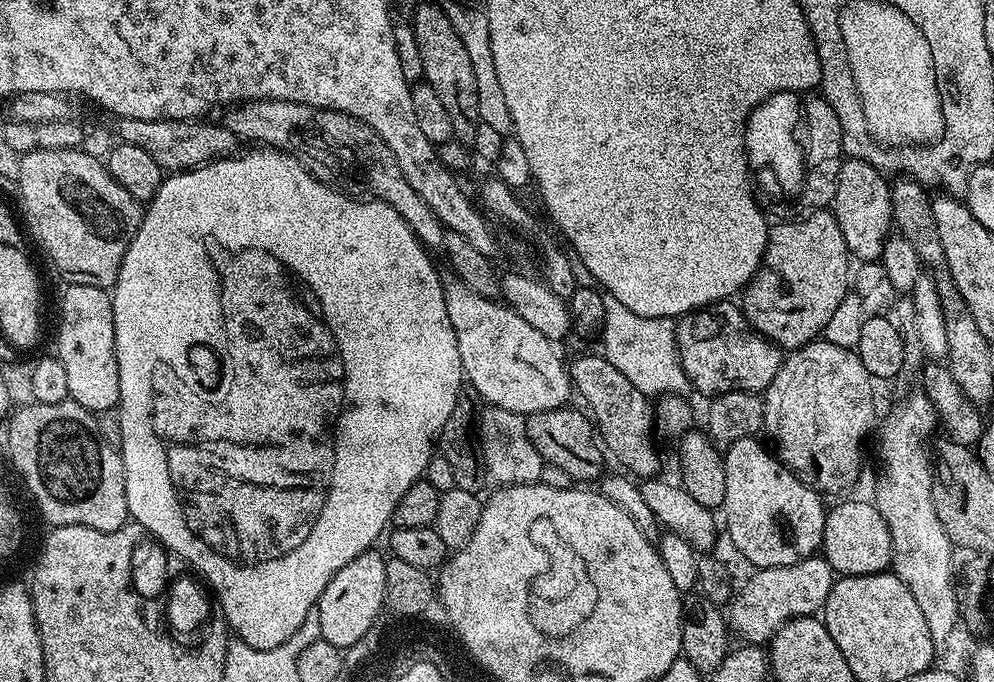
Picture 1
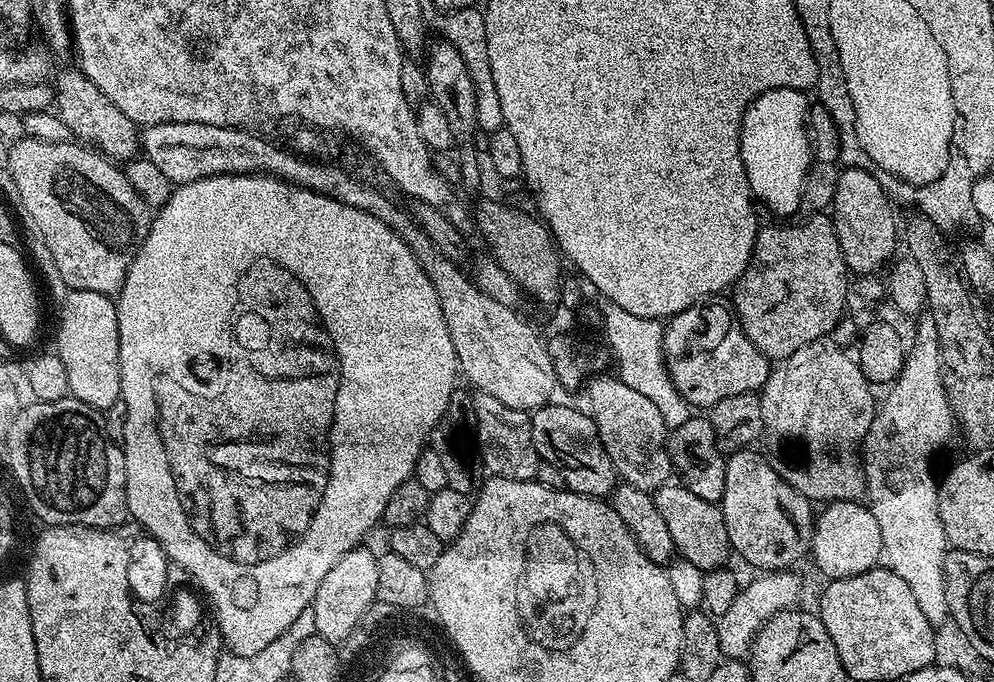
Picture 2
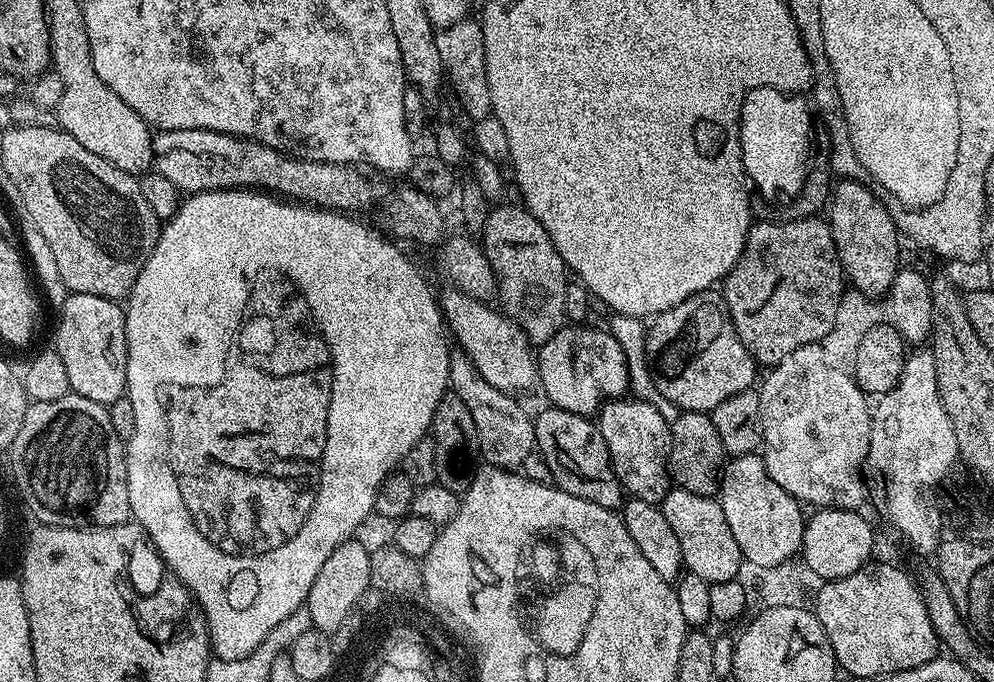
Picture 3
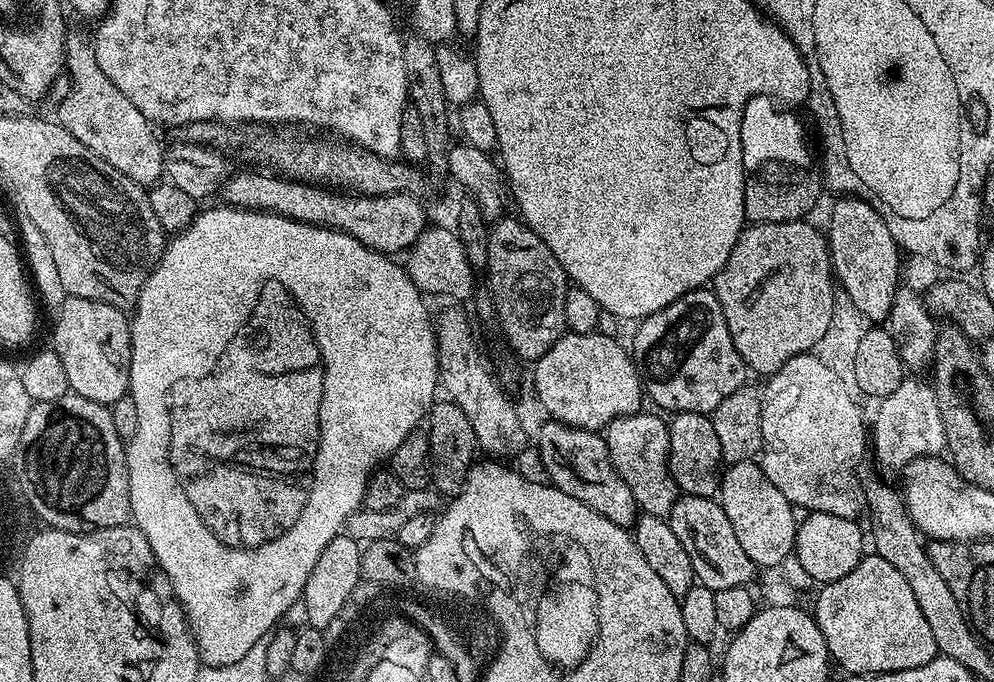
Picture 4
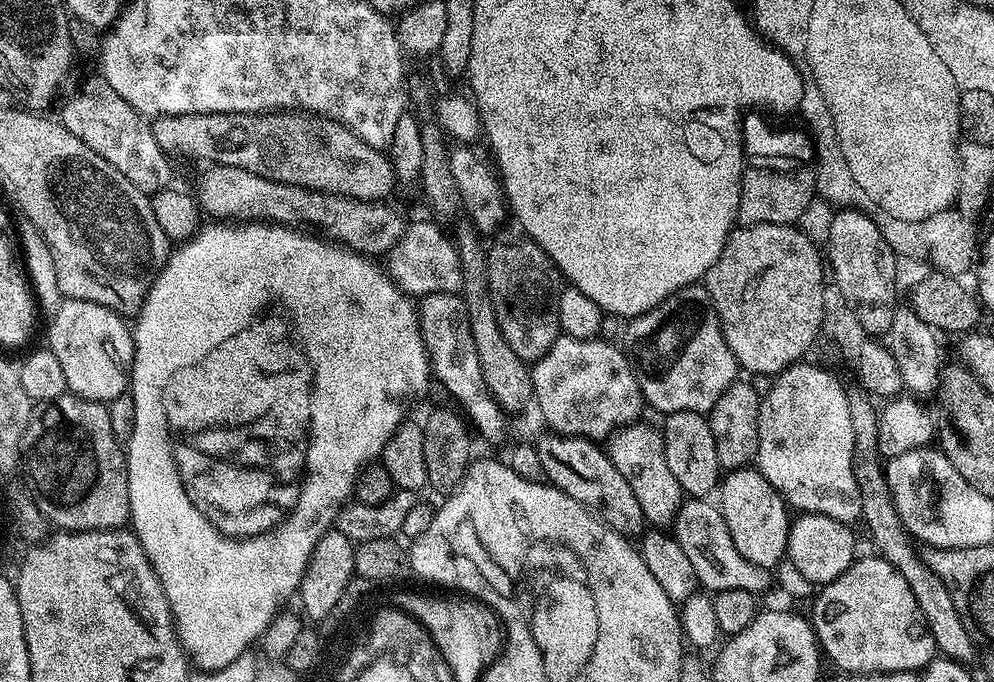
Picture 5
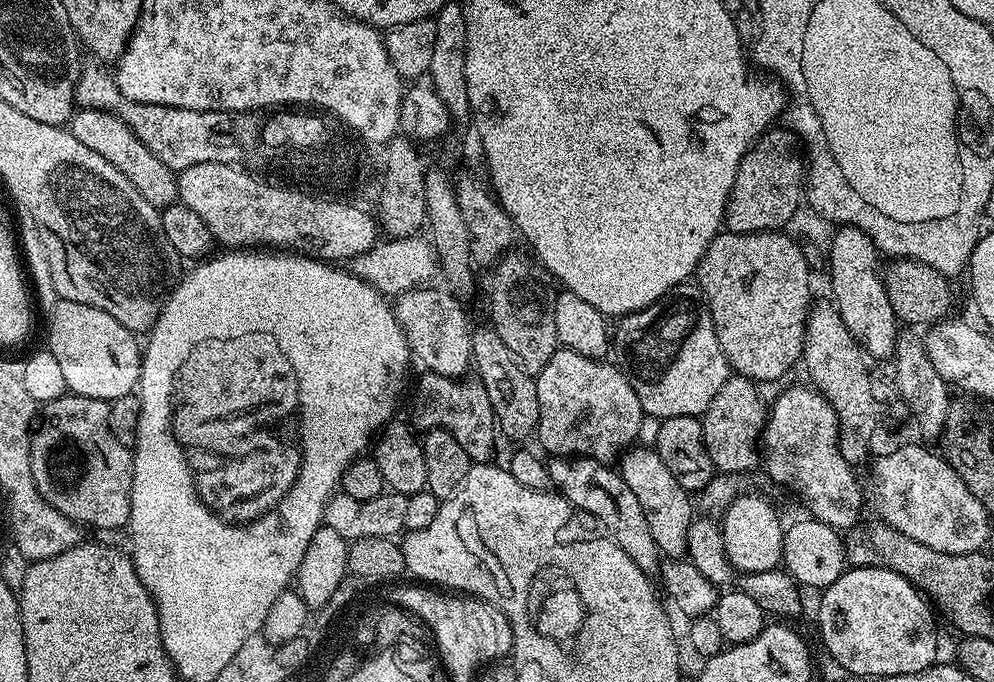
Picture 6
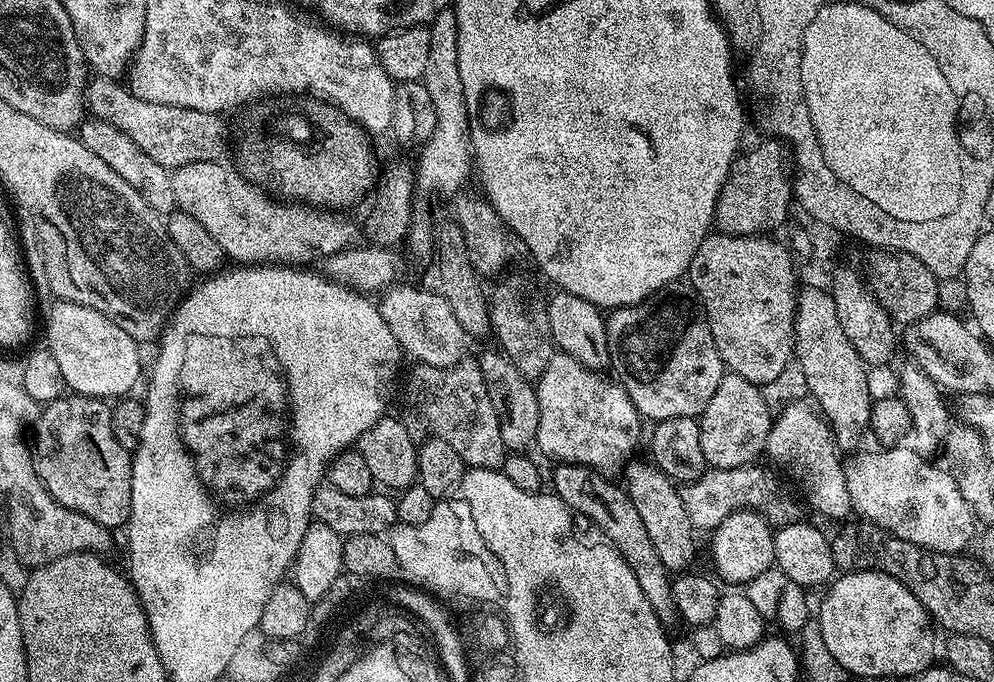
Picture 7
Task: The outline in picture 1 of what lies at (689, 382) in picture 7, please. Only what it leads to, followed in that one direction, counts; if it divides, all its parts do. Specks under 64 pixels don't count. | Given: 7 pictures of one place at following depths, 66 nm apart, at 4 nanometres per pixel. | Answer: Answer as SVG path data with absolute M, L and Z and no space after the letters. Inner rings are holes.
M717 302L707 308L685 311L676 320L676 345L688 380L708 398L723 392L763 393L778 374L782 352L770 340L756 335L744 313L732 302Z

